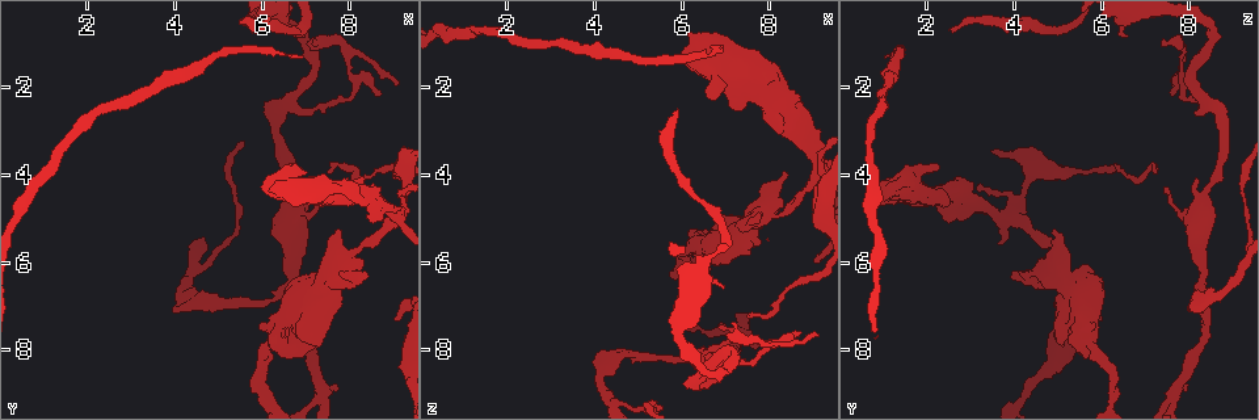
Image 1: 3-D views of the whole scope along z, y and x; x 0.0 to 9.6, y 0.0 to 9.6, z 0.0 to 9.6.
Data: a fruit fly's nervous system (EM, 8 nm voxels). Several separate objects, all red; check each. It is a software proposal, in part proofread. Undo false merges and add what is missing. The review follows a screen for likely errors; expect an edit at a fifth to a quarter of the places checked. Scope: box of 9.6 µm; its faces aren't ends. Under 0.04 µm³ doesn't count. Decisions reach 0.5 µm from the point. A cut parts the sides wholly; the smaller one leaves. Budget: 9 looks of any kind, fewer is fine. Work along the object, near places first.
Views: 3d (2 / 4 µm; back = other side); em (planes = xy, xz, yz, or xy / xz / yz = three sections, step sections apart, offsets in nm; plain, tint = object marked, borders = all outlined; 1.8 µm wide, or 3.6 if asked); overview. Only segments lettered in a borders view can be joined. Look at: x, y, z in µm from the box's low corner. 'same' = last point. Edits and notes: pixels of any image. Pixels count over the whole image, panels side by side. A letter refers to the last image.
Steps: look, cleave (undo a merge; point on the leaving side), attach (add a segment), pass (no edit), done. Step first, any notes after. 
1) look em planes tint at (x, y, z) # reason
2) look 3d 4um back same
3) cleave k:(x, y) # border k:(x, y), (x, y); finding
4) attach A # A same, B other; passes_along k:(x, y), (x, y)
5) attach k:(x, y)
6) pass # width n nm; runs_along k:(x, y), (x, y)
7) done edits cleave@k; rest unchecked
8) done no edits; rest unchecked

look 3d 2um back at (8.10, 4.60, 1.55) # touches itself

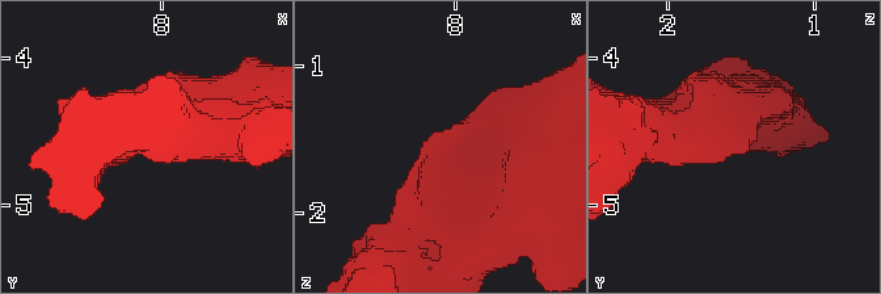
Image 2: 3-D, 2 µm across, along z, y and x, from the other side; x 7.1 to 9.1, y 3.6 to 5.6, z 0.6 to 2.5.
look em planes borders at (8.14, 4.60, 1.52)

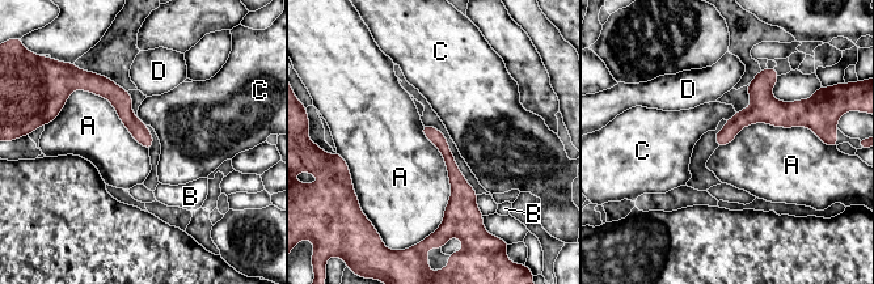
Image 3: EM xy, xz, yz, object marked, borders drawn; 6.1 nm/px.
pass # width 90 nm; A other, B other, C other, D other; border 3:(51, 121), (88, 90), (148, 149); continuous, no second neuron

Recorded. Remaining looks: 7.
look em planes borders at (6.90, 1.25, 1.05) # tapers out

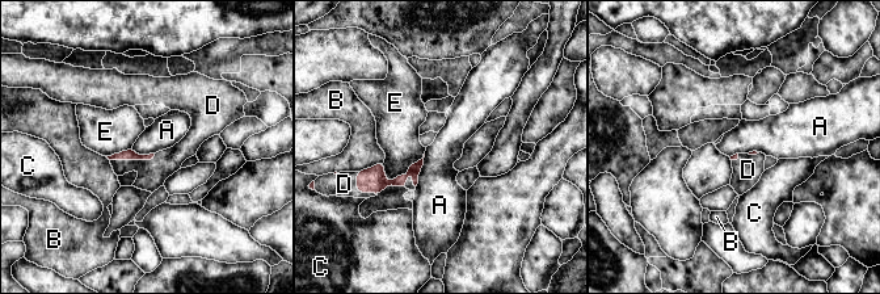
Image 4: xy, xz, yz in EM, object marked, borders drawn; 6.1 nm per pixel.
attach D # A other, B other, C other, D same, E other; the neuron continues

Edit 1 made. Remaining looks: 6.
look em planes borders at (5.85, 0.65, 2.45) # free end

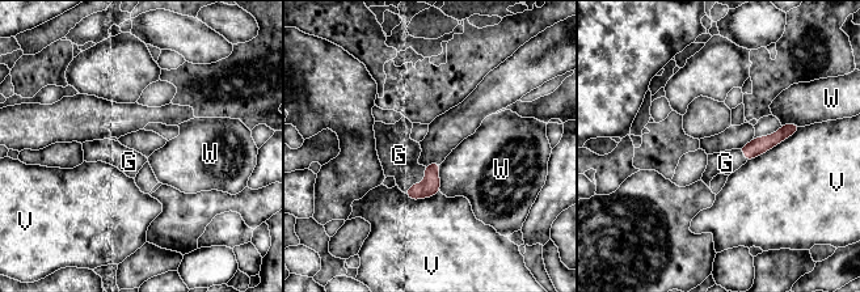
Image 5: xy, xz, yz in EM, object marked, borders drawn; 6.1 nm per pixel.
attach G # G same, V other, W other; passes_along 5:(430, 186), (421, 182), (399, 155); it goes on there

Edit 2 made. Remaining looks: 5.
look overview

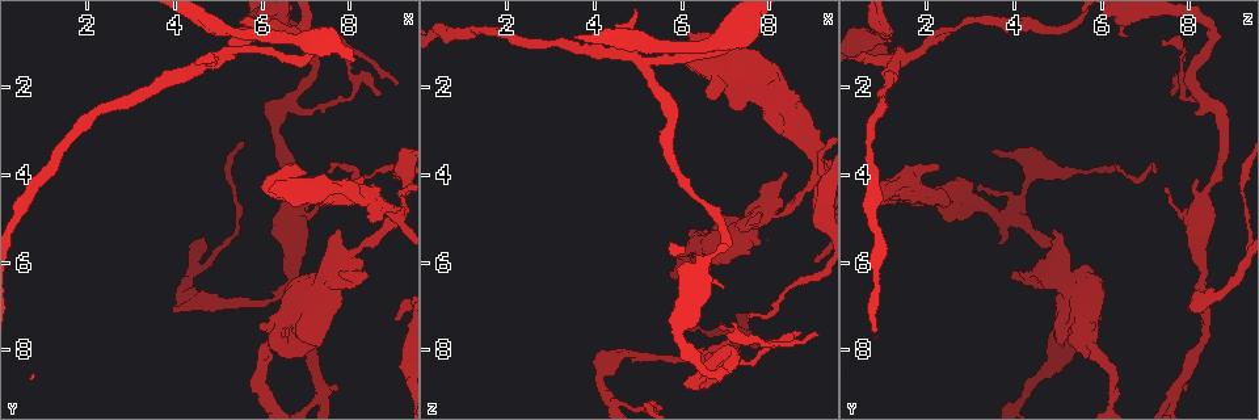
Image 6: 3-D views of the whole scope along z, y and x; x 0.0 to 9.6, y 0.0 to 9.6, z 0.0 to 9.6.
look 3d 2um at (8.65, 2.15, 7.60) # thin end

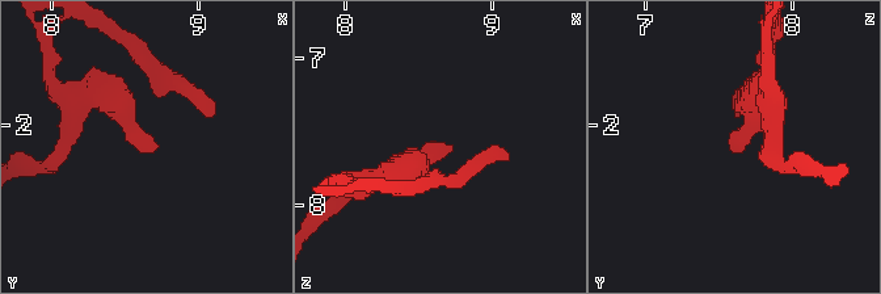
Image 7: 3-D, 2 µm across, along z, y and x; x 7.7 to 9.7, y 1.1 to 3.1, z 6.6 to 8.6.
look em planes borders at (8.70, 2.18, 7.60) # shape alone is not enough

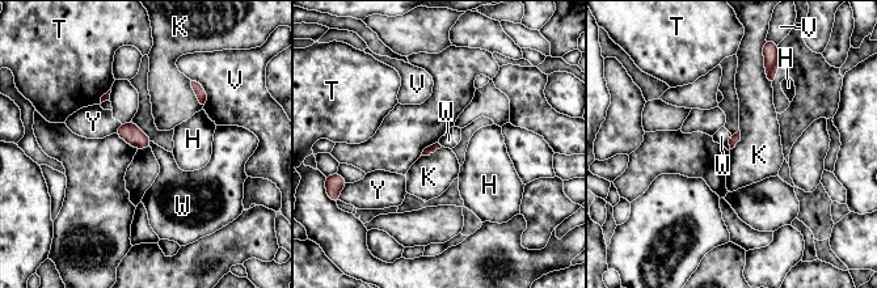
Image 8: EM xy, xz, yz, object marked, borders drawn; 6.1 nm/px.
pass # H other, K other, T other, V other, W other, Y other; border 8:(188, 79), (202, 109); no lettered segment goes on from it

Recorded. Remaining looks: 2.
done edits attach@4, attach@5; rest unchecked

